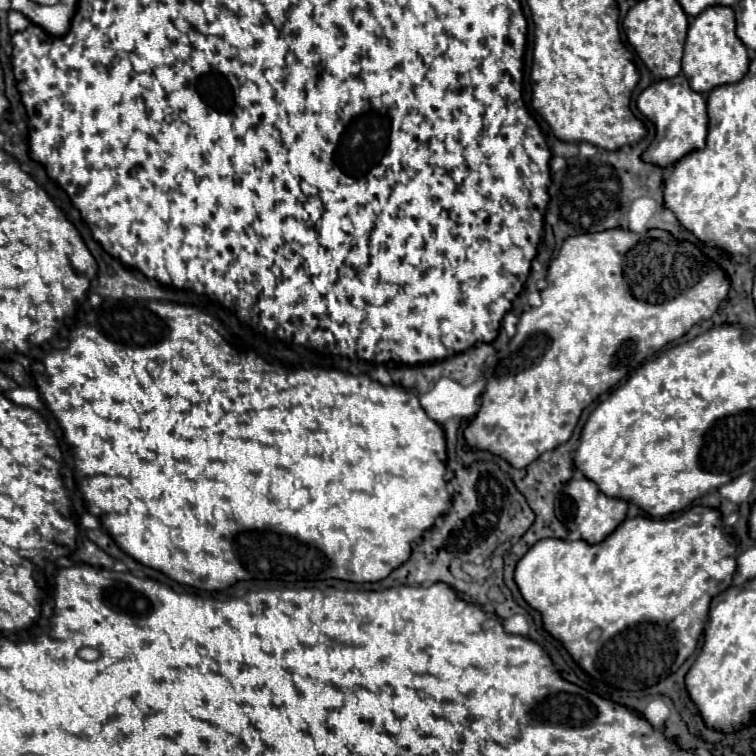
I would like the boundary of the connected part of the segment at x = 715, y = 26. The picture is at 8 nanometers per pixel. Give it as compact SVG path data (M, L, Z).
M726 6L706 8L700 16L696 16L688 28L688 38L684 46L682 72L690 82L690 88L698 94L706 94L718 84L734 84L738 82L748 68L748 50L736 36L734 12Z

